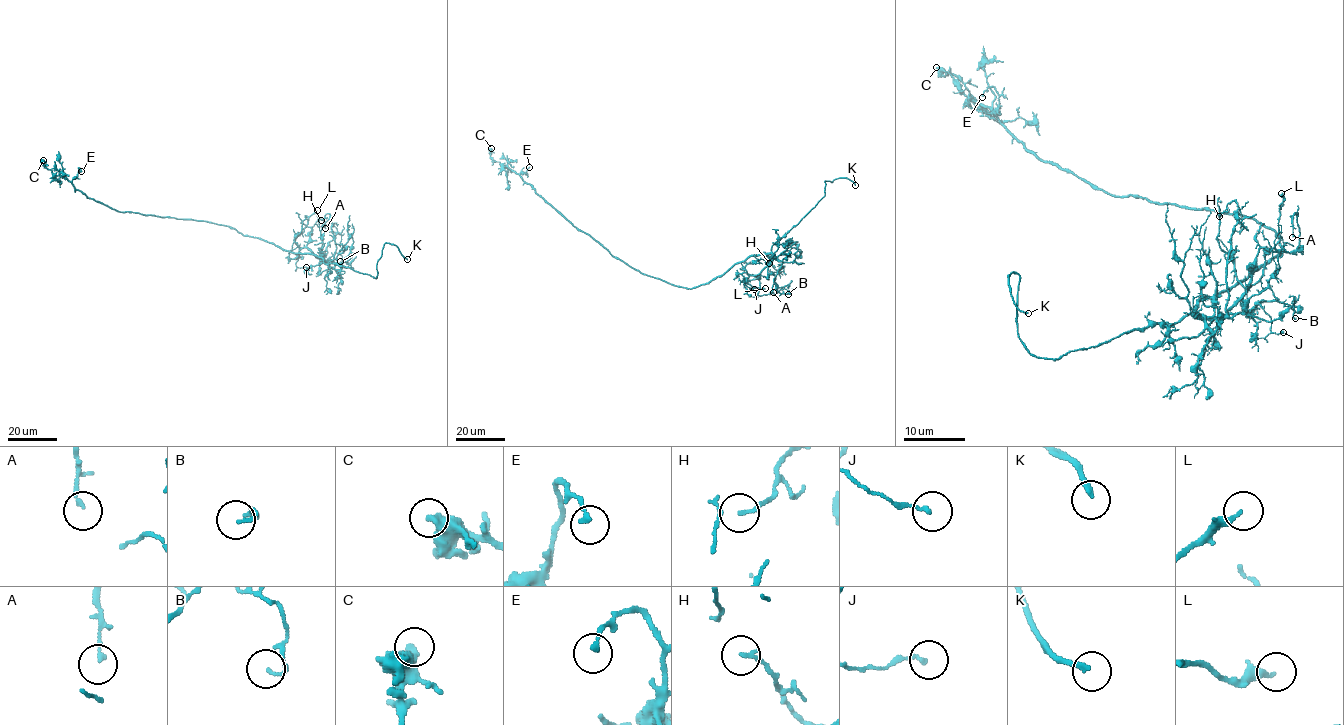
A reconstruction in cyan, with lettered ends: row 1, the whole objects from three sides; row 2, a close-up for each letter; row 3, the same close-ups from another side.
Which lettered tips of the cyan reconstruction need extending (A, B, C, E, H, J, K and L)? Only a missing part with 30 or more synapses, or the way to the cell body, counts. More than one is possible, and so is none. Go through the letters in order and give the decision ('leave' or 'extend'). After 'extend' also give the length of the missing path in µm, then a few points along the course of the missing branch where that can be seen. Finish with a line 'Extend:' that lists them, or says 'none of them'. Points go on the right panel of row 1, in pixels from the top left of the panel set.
A: leave
B: leave
C: leave
E: leave
H: leave
J: leave
K: extend; about 25 µm are missing; missing branch runs (1028, 313), (1046, 313), (1068, 298), (1095, 295), (1103, 303), (1100, 298)
L: leave
Extend: K

